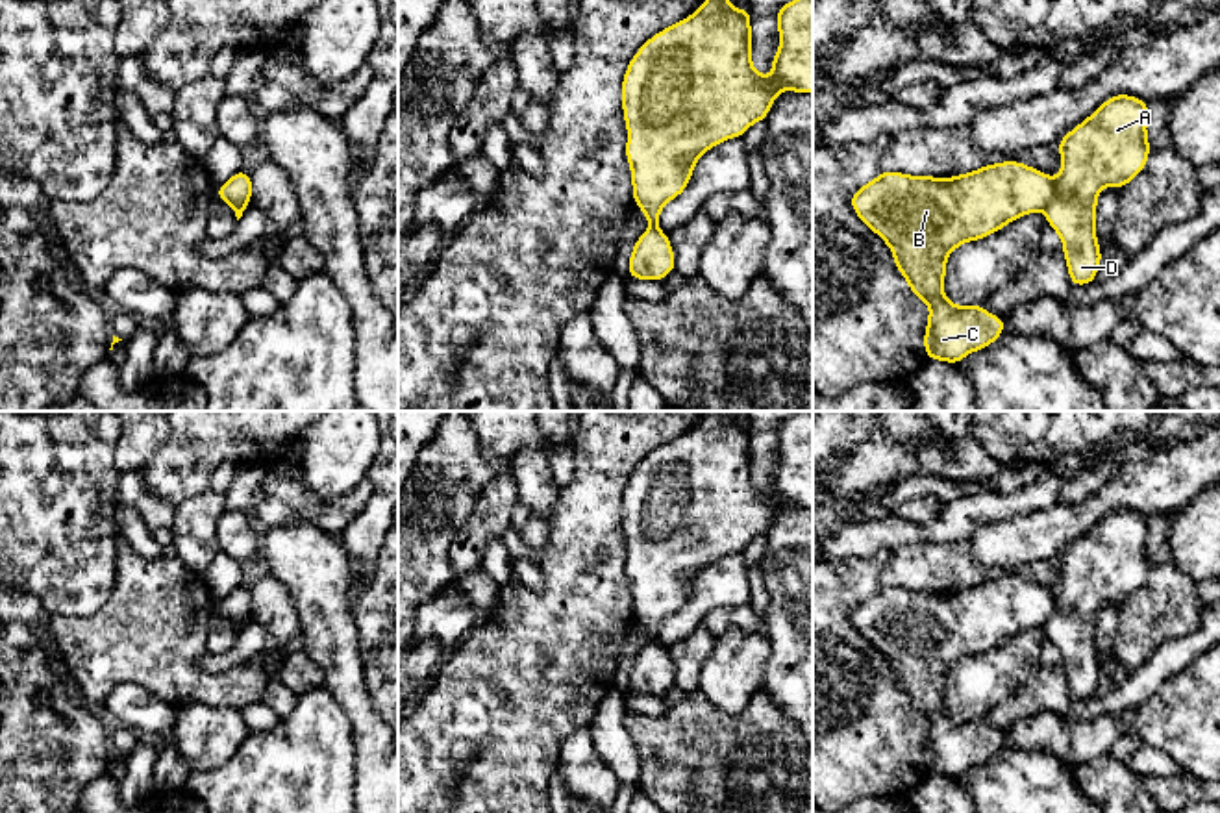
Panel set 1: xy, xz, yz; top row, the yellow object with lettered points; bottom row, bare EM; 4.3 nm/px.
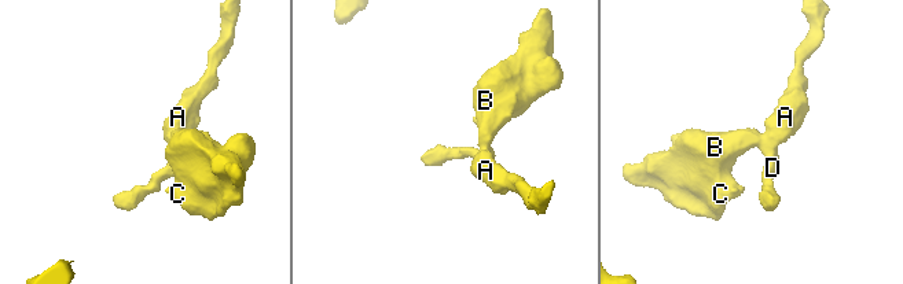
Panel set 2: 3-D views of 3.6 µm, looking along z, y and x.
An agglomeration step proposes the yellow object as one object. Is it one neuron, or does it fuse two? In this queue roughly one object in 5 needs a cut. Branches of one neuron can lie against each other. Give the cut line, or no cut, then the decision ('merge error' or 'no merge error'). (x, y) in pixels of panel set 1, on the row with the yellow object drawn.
yz (1056, 180), (1056, 191), (1043, 210) | merge error

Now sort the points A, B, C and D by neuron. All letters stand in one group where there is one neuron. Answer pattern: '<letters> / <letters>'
A D / B C

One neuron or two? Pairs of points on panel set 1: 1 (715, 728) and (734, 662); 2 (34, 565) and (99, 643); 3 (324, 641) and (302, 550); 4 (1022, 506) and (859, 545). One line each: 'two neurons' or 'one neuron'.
1: two neurons
2: two neurons
3: one neuron
4: one neuron

